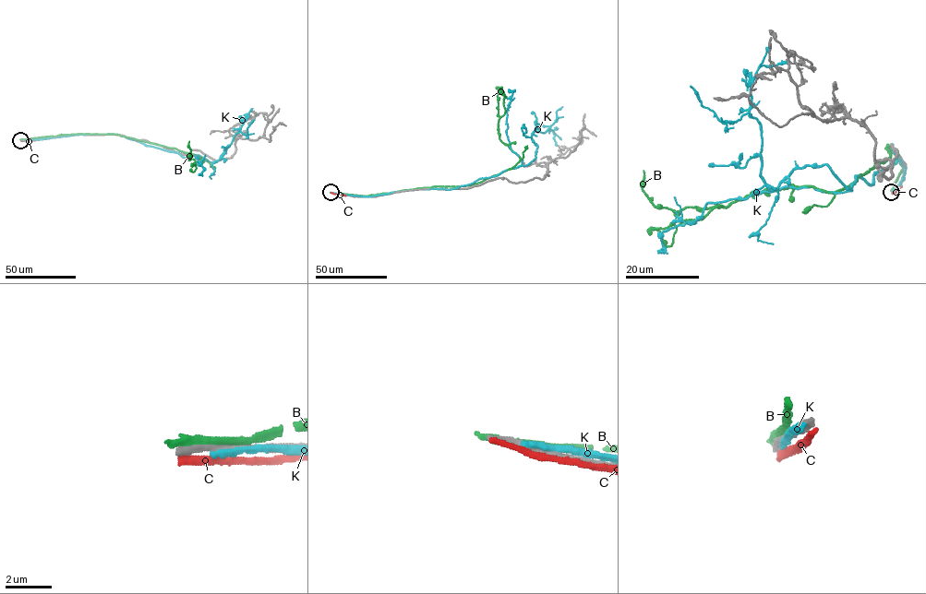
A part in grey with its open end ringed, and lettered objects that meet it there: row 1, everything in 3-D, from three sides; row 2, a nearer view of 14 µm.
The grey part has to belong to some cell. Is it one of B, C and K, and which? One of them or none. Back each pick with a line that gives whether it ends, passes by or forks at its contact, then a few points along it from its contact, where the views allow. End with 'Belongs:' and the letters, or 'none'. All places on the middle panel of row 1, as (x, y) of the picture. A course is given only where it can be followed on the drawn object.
Belongs: none

